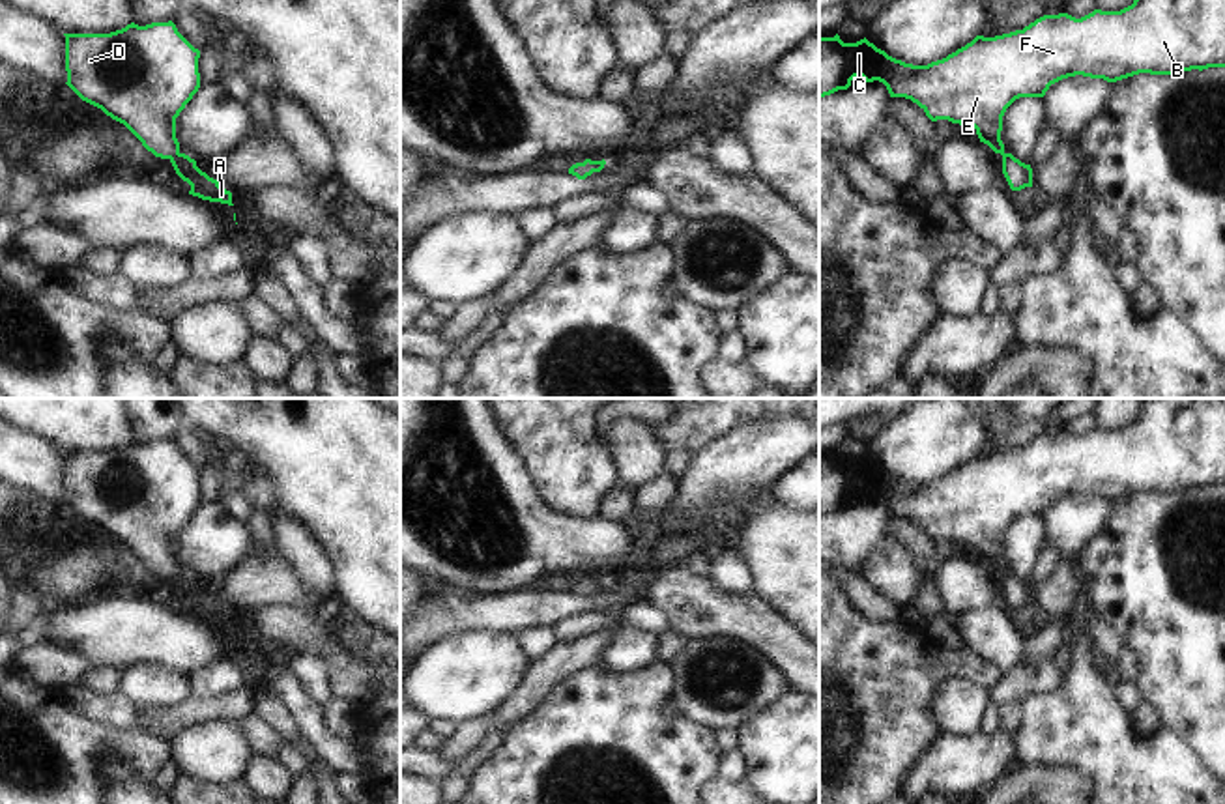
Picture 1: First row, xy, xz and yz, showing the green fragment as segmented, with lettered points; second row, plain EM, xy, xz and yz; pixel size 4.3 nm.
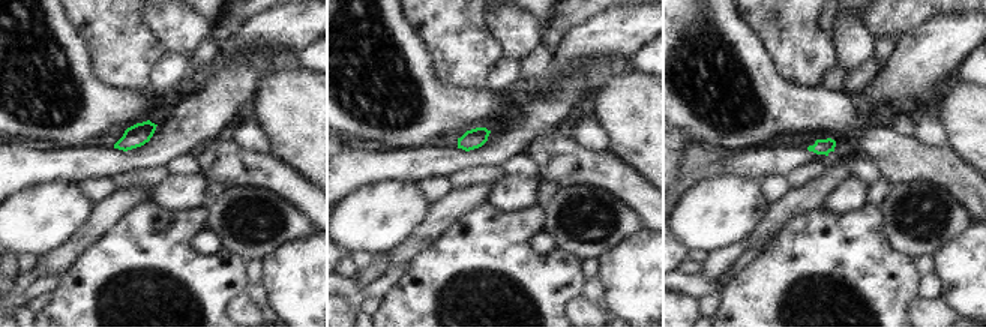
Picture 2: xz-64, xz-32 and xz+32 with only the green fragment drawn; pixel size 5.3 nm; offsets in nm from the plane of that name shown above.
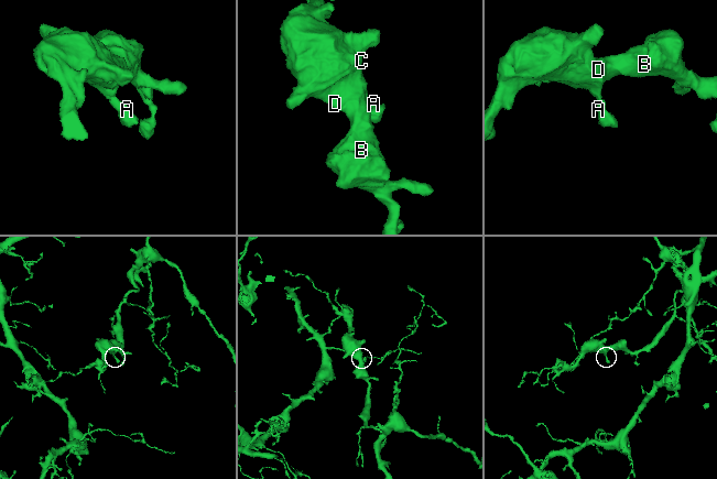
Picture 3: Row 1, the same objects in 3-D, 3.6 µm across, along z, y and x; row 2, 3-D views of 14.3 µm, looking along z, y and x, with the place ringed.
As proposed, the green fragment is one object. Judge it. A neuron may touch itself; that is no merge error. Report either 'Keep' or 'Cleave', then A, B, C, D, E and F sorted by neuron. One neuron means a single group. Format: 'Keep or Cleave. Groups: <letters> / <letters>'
Keep. Groups: A B C D E F.

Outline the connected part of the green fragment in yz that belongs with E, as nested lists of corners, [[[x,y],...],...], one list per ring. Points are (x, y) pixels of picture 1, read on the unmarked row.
[[[1148,398],[1131,424],[1075,438],[1068,432],[1044,434],[1010,452],[984,456],[928,484],[888,475],[866,456],[843,462],[840,454],[819,456],[819,518],[847,509],[855,495],[879,499],[890,516],[916,522],[931,540],[976,548],[980,561],[1002,574],[1002,593],[1012,610],[1032,606],[1032,587],[1004,570],[1002,535],[1019,516],[1044,516],[1051,503],[1083,494],[1117,501],[1139,492],[1173,494],[1191,488],[1225,486],[1225,398]]]

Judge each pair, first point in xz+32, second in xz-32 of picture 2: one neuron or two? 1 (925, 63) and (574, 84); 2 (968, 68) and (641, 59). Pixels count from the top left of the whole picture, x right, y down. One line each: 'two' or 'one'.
1: two
2: one

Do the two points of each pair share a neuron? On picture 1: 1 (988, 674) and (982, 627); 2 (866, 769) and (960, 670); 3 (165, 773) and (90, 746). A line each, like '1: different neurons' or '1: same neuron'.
1: different neurons
2: same neuron
3: same neuron

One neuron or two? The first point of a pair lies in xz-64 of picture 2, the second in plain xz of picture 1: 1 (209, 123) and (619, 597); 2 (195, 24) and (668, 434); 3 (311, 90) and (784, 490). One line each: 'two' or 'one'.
1: one
2: two
3: two

